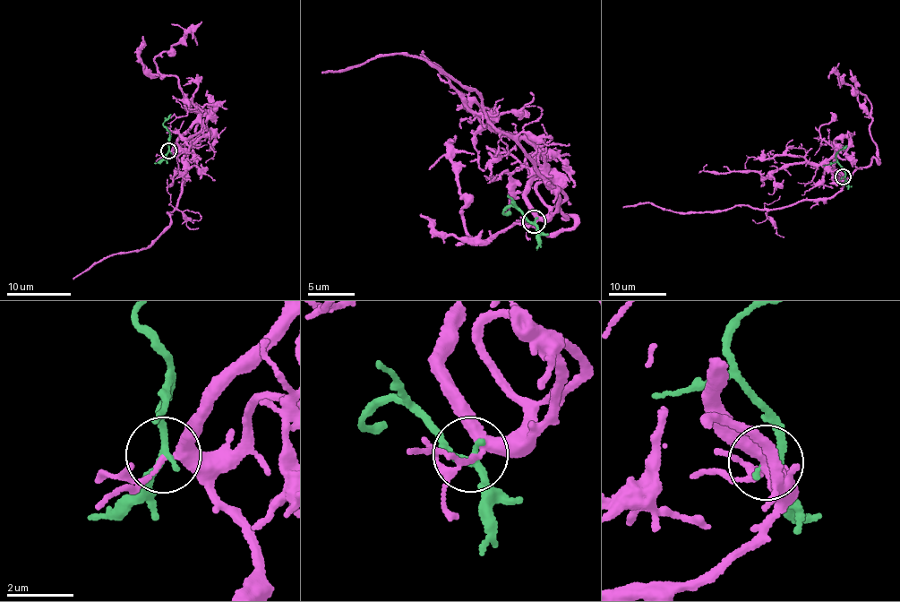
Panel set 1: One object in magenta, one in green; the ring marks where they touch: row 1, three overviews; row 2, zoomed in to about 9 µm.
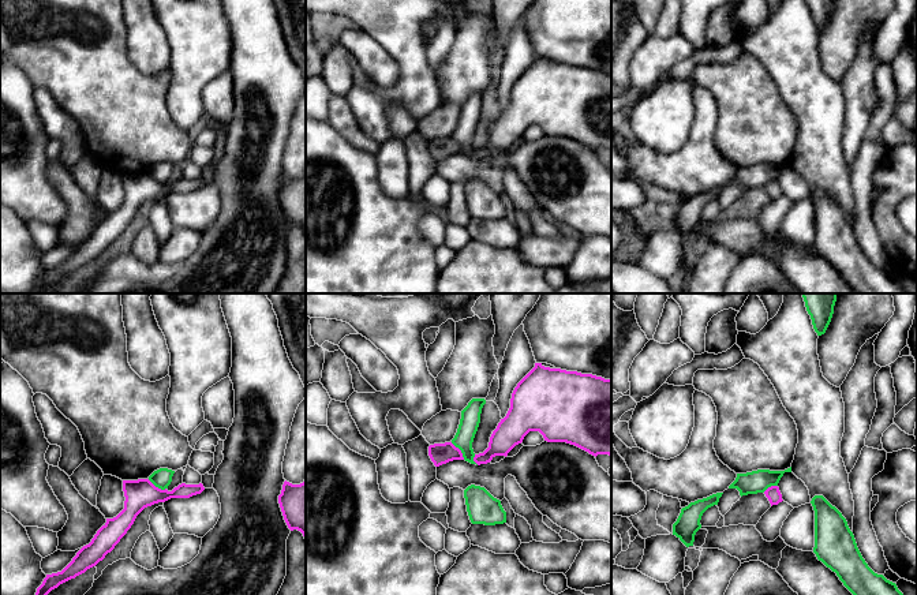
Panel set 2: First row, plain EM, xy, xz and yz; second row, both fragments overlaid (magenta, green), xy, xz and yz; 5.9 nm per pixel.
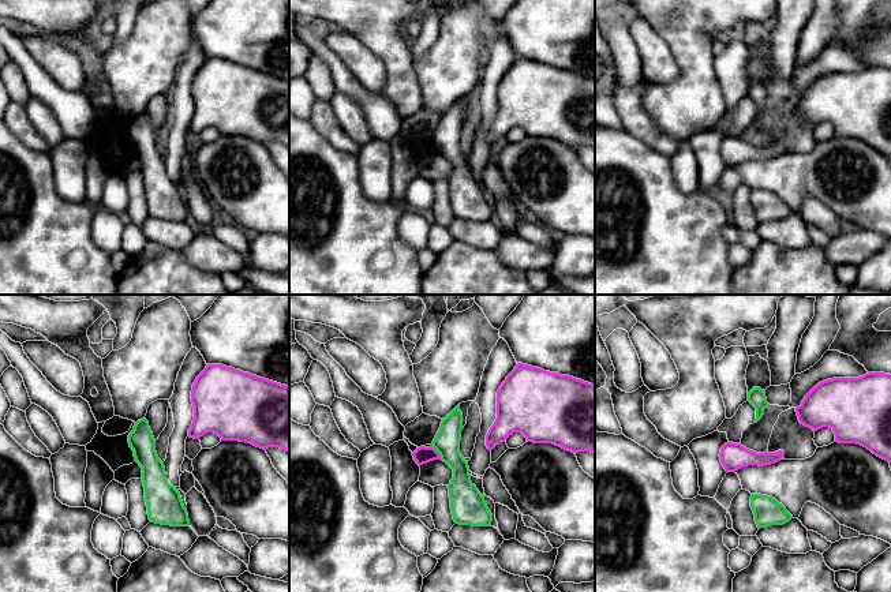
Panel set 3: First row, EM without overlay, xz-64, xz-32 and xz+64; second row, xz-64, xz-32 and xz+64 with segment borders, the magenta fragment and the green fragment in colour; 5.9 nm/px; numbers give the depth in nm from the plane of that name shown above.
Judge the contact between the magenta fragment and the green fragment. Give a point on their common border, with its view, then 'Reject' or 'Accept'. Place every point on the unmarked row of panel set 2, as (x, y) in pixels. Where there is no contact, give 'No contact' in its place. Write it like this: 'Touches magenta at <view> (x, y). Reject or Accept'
Touches magenta at xz (460, 145). Reject

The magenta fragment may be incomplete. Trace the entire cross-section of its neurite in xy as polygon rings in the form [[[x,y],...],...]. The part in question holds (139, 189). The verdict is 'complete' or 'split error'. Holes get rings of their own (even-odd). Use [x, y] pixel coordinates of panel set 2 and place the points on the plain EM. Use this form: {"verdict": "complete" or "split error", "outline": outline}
{"verdict": "complete", "outline": [[[149,173],[123,175],[124,203],[116,212],[106,213],[106,217],[97,225],[91,236],[83,240],[61,266],[46,269],[34,291],[44,293],[60,278],[75,273],[102,255],[127,228],[136,210],[145,202],[165,197],[171,192],[190,192],[201,188],[203,184],[202,177],[181,177],[172,186],[168,186],[166,183],[161,184],[156,182]]]}

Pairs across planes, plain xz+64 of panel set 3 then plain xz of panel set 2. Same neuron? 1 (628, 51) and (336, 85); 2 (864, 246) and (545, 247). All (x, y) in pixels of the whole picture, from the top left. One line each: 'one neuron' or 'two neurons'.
1: one neuron
2: one neuron

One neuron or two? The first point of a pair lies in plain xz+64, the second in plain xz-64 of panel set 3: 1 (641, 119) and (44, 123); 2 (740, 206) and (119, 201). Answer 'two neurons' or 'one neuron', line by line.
1: two neurons
2: two neurons

